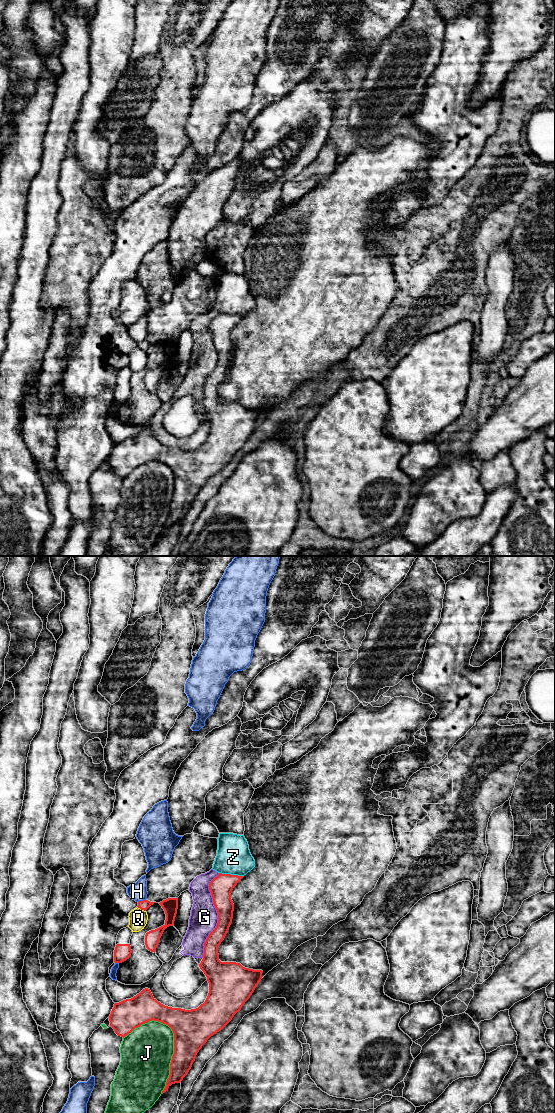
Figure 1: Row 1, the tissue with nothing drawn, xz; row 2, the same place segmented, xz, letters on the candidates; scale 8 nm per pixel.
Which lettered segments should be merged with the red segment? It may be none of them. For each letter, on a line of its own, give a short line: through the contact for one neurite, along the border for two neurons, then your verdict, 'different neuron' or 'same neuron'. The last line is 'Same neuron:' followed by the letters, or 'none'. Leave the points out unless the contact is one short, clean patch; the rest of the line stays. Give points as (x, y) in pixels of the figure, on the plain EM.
G: different neuron
H: different neuron
J: different neuron
Q: different neuron
Z: different neuron
Same neuron: none

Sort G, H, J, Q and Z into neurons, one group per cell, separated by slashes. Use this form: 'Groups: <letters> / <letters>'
Groups: G Z / H / J / Q

